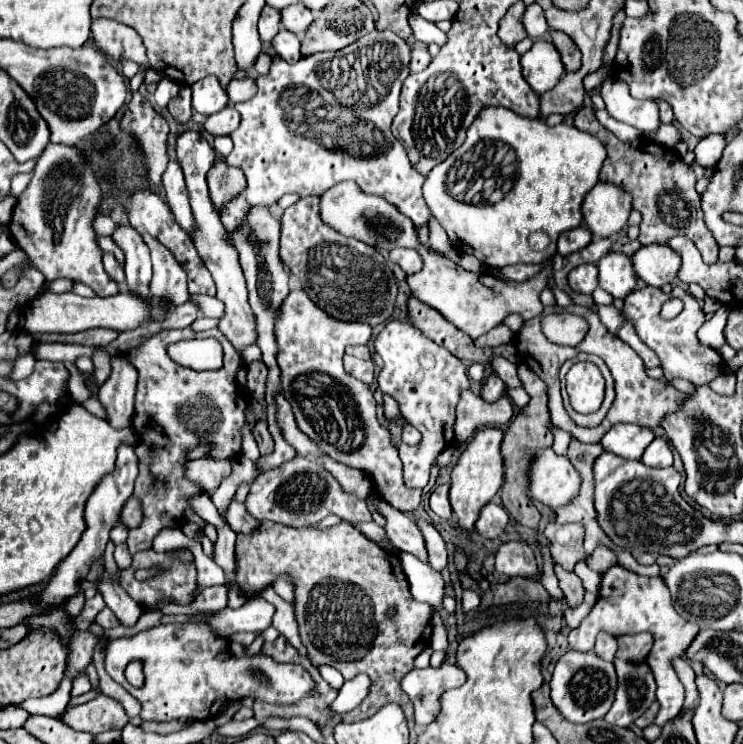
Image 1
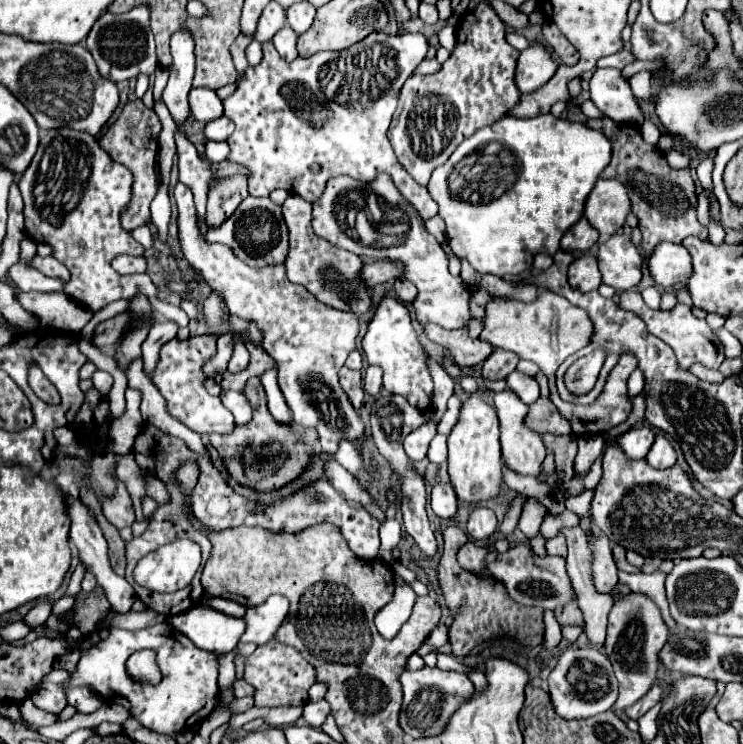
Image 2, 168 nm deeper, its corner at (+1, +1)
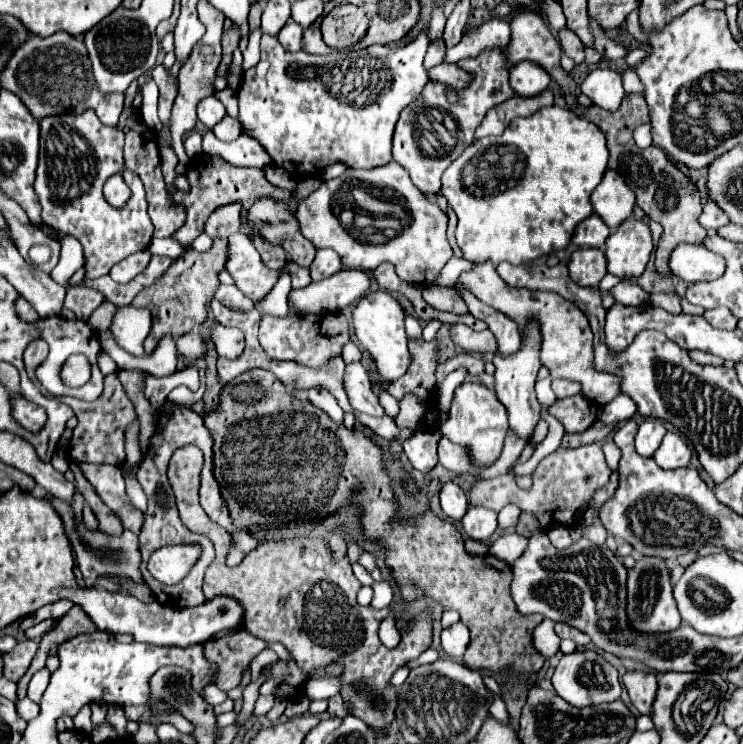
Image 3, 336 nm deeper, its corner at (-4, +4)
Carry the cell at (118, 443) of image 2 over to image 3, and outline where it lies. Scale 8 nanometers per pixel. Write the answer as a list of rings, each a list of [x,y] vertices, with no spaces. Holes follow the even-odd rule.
[[[165,336],[159,348],[155,348],[151,356],[143,356],[141,360],[137,360],[137,368],[147,370],[149,374],[155,374],[155,376],[169,376],[177,368],[175,340],[171,336]],[[169,344],[171,344],[171,350],[169,350]]]

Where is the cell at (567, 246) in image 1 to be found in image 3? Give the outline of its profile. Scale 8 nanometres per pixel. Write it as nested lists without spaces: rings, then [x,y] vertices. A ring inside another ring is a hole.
[[[591,214],[589,218],[585,218],[573,236],[573,244],[577,246],[591,246],[591,248],[605,248],[605,240],[609,236],[609,228],[607,224],[601,220],[599,214]]]

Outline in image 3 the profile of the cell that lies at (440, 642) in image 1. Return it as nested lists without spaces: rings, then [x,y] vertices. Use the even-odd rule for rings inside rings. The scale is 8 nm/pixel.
[[[495,696],[495,700],[493,700],[493,704],[491,704],[491,716],[495,718],[495,720],[501,720],[501,722],[509,722],[507,718],[509,718],[509,712],[507,712],[507,706],[505,706],[505,702],[499,698],[499,696]]]

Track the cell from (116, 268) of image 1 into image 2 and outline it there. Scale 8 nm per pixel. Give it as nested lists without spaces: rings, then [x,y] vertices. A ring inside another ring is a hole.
[[[118,255],[112,261],[112,267],[120,275],[132,275],[132,273],[144,273],[146,271],[146,261],[142,257],[132,257],[132,255]]]

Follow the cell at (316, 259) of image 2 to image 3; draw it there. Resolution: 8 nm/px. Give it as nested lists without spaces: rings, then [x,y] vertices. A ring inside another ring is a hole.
[[[317,250],[317,256],[309,270],[311,270],[311,278],[317,282],[317,280],[323,280],[323,278],[339,272],[341,260],[333,250]]]

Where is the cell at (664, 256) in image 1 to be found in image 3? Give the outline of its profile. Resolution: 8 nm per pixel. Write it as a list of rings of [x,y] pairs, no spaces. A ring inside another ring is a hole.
[[[679,244],[679,248],[675,248],[675,252],[671,254],[669,268],[685,282],[709,282],[723,276],[725,260],[705,246]]]

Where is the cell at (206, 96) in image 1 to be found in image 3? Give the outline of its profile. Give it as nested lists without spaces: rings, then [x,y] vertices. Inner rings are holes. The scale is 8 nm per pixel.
[[[207,96],[199,108],[197,108],[197,114],[199,114],[199,120],[205,124],[205,128],[213,128],[215,124],[219,124],[225,116],[225,106],[215,98],[215,96]]]

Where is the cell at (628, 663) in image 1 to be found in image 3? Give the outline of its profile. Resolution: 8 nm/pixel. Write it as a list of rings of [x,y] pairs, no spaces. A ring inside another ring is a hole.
[[[641,556],[633,568],[629,568],[627,578],[627,616],[633,628],[641,632],[671,632],[679,628],[681,616],[677,610],[677,602],[673,598],[671,586],[671,570],[665,560],[655,556]]]

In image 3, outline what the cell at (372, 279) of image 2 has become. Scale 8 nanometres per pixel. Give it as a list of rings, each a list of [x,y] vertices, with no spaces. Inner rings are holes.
[[[339,270],[337,274],[311,282],[305,288],[289,292],[289,304],[305,314],[335,314],[353,306],[369,288],[369,276],[359,270]]]

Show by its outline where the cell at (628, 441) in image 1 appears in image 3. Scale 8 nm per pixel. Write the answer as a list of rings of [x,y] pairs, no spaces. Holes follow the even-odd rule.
[[[645,420],[635,436],[635,450],[641,456],[653,456],[665,436],[665,424],[661,420]]]

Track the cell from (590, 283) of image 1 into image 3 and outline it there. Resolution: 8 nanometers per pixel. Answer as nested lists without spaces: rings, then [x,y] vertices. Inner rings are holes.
[[[579,248],[571,254],[569,276],[579,286],[597,286],[607,274],[607,258],[599,248]]]

